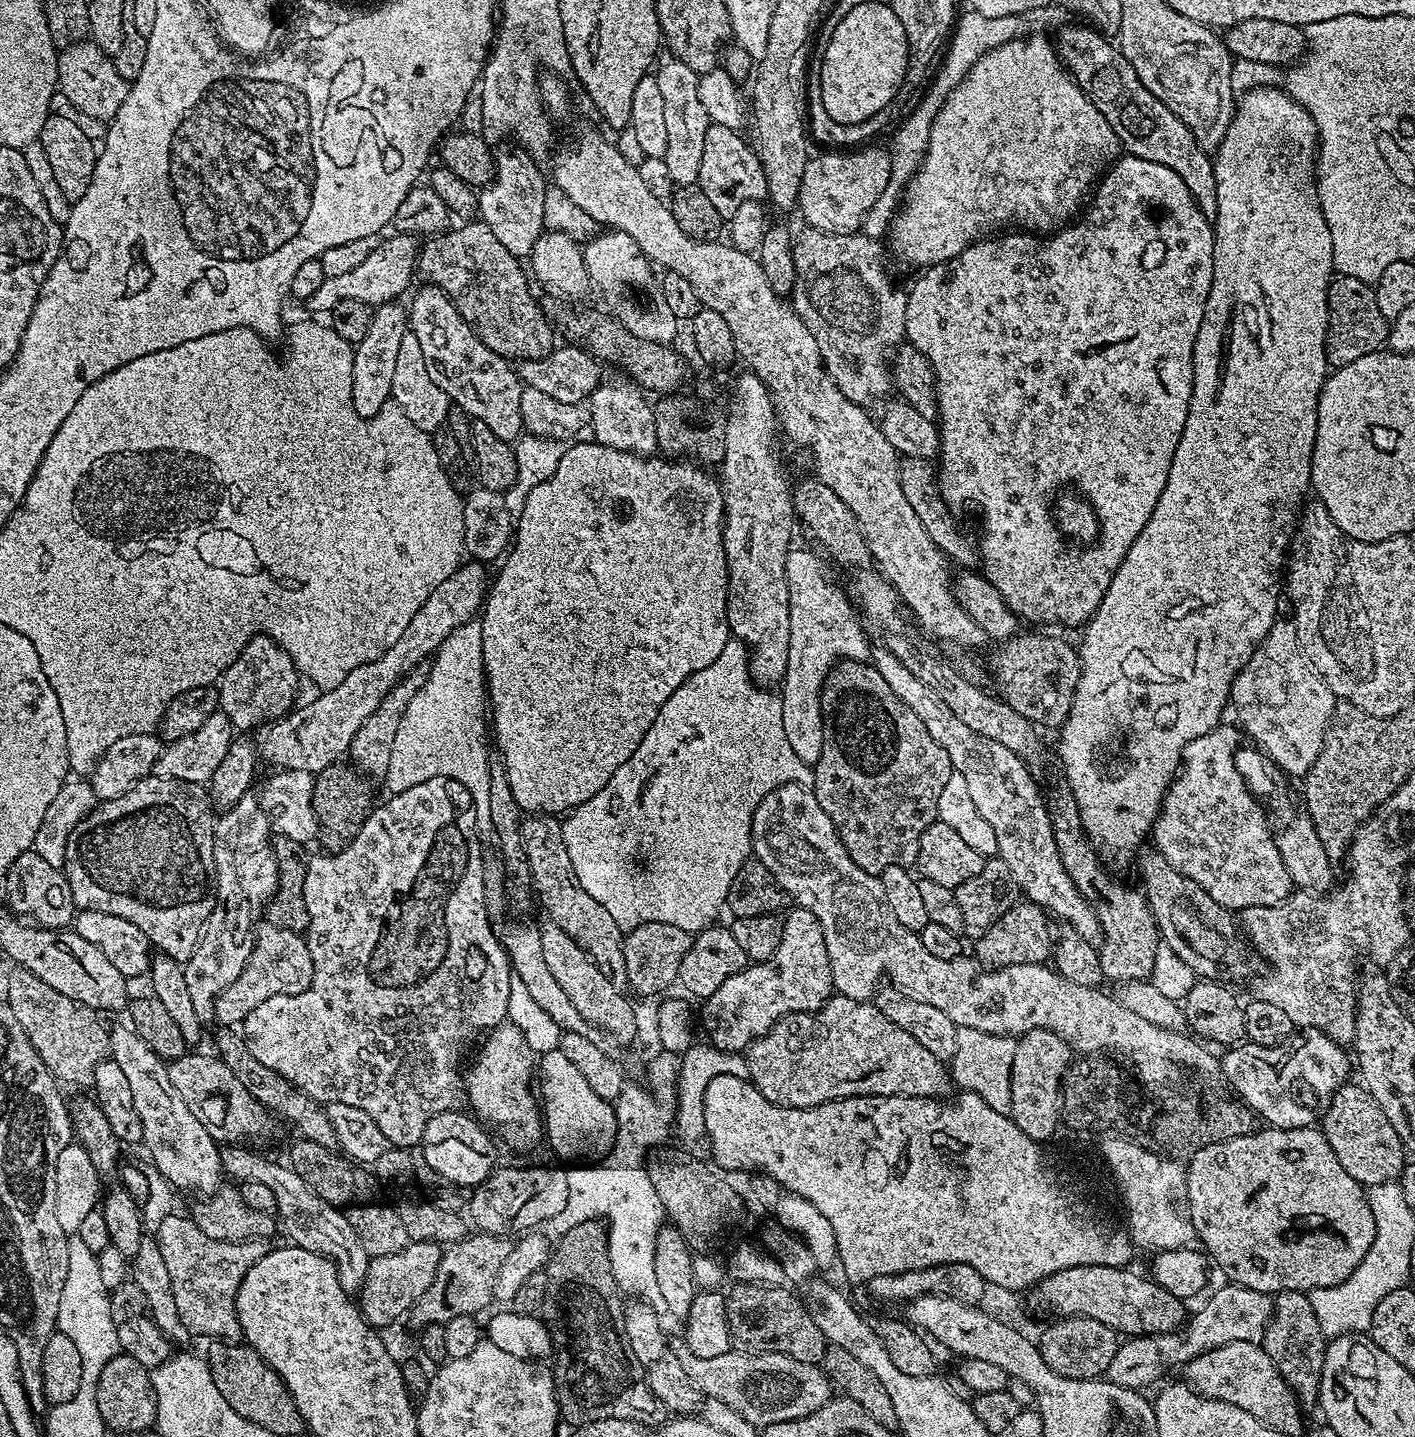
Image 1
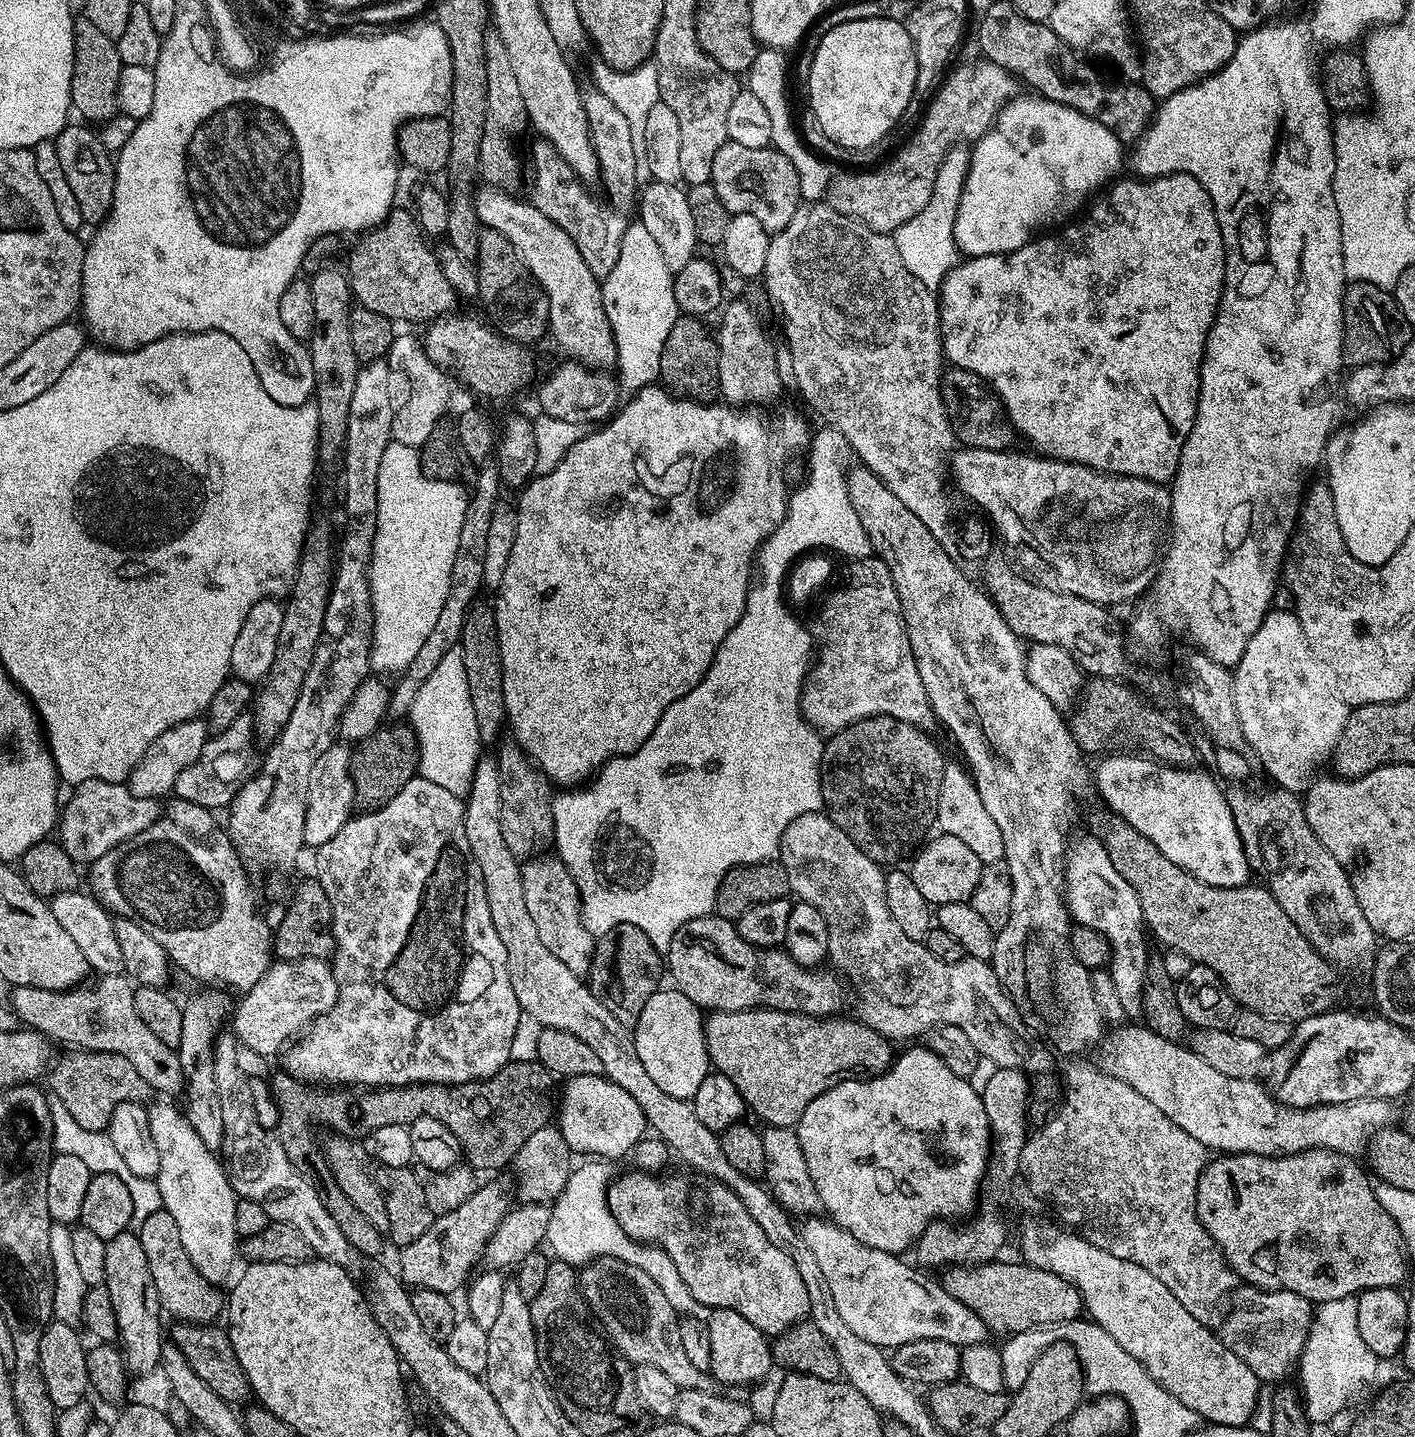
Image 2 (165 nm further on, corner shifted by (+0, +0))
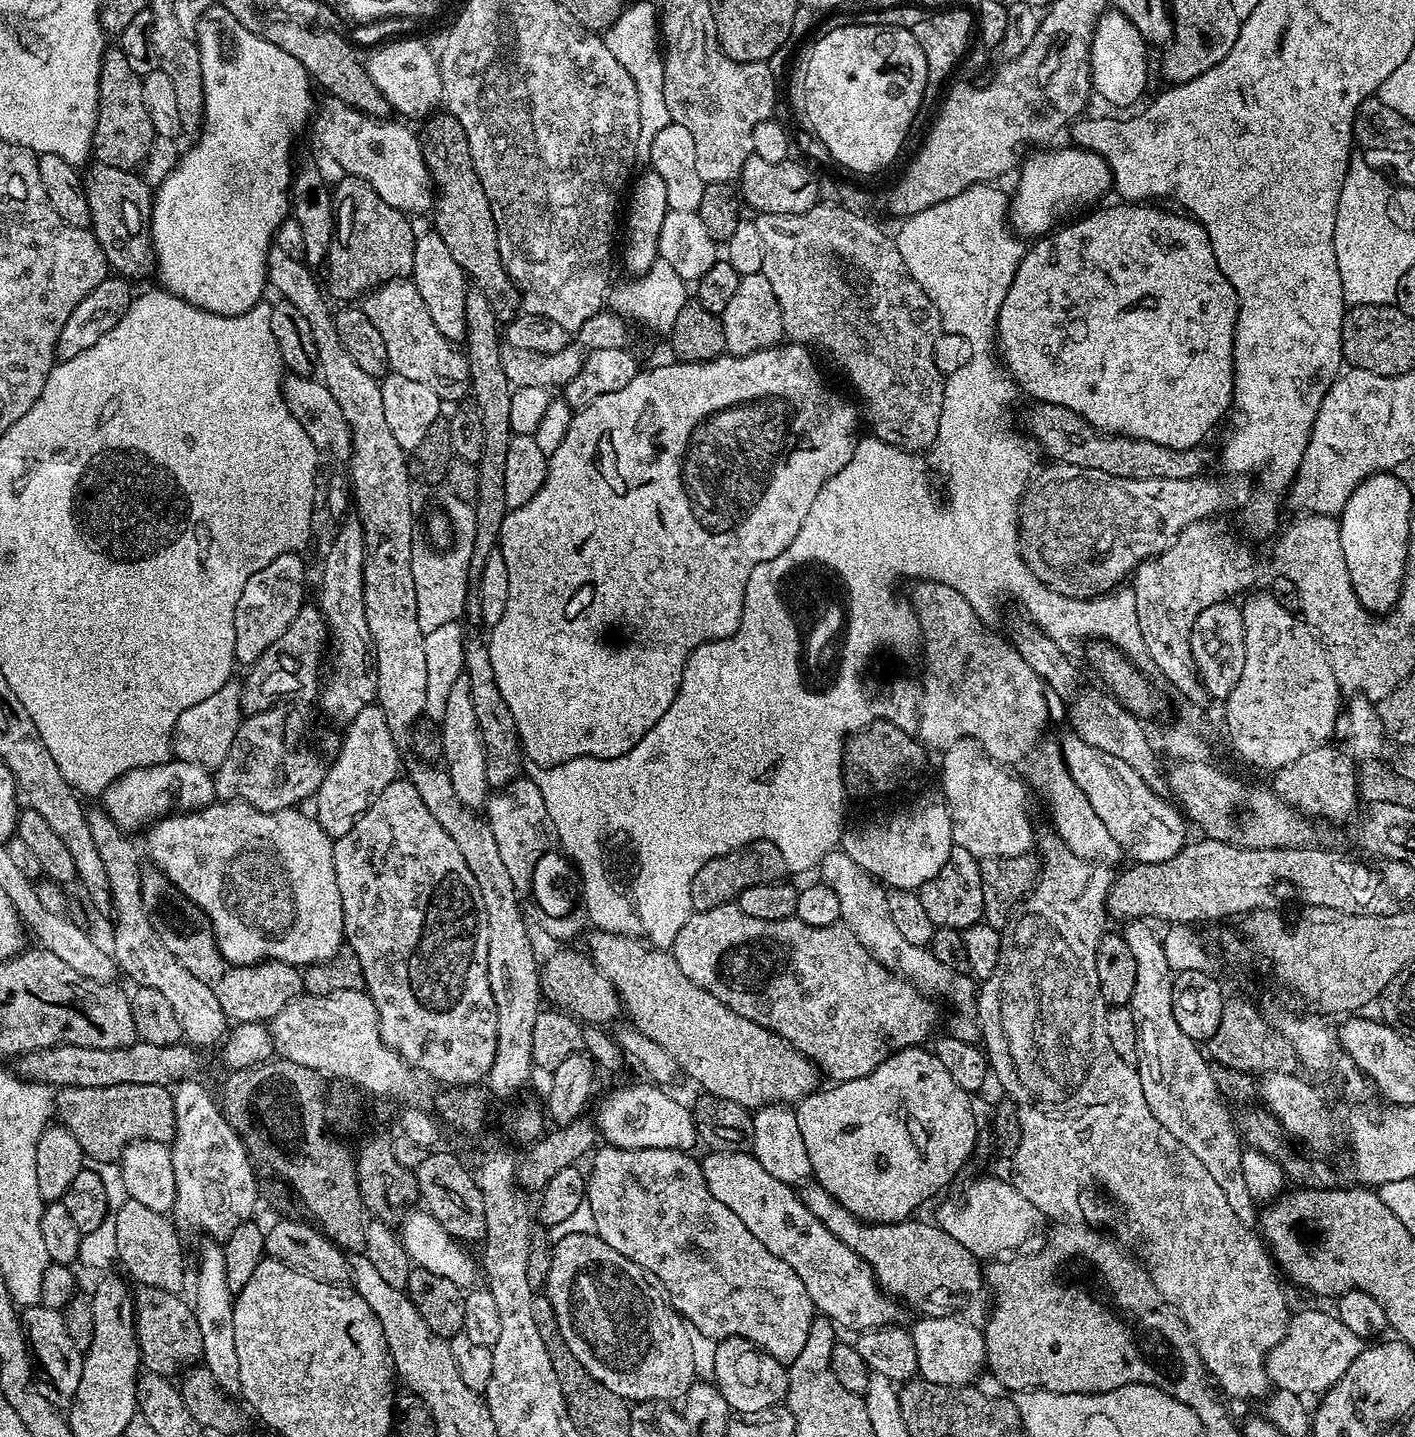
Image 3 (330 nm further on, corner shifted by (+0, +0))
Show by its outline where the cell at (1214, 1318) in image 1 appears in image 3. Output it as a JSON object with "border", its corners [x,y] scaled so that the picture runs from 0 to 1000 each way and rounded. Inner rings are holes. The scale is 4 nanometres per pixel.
{"border":[[[924,910],[911,918],[906,934],[896,941],[893,950],[897,961],[902,967],[913,968],[922,973],[924,971],[924,969],[935,970],[944,964],[946,959],[954,953],[954,948],[960,945],[964,937],[965,935],[963,930],[948,923],[941,912],[932,913],[930,910]]]}

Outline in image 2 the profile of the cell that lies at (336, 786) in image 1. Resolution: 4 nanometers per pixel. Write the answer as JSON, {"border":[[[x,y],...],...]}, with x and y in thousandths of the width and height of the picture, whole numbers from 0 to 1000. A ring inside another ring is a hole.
{"border":[[[284,502],[277,504],[278,505],[273,504],[266,507],[249,521],[248,539],[252,557],[254,562],[259,564],[269,562],[276,558],[296,537],[297,522],[293,507]]]}

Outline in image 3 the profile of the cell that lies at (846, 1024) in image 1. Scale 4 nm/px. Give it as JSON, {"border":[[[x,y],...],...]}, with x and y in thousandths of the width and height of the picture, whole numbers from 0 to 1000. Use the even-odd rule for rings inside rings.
{"border":[[[423,647],[419,649],[414,658],[414,662],[421,671],[421,674],[428,678],[428,681],[431,681],[435,686],[440,704],[447,709],[449,717],[471,731],[476,736],[480,745],[483,749],[486,748],[490,754],[495,754],[500,762],[513,764],[516,767],[522,767],[522,770],[534,772],[543,768],[562,769],[580,756],[581,747],[571,736],[559,729],[556,724],[541,717],[536,711],[524,708],[524,706],[519,706],[519,703],[505,695],[505,692],[488,683],[488,681],[482,678],[482,672],[479,672],[474,662],[462,660],[448,651]]]}

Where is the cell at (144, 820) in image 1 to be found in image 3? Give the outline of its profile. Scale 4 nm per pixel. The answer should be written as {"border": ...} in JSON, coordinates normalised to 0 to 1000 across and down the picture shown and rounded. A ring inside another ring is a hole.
{"border":[[[107,603],[105,605],[105,607],[104,605],[99,608],[99,621],[102,626],[102,631],[105,633],[105,637],[107,638],[116,656],[130,670],[131,675],[134,675],[137,681],[141,681],[142,683],[146,683],[146,686],[148,686],[151,695],[154,695],[154,700],[157,700],[162,711],[167,713],[192,711],[192,708],[196,706],[196,703],[199,703],[199,700],[213,692],[215,681],[213,674],[208,671],[203,671],[199,668],[184,668],[183,671],[164,671],[159,668],[158,665],[153,660],[153,652],[144,634],[137,628],[130,626],[112,604]]]}

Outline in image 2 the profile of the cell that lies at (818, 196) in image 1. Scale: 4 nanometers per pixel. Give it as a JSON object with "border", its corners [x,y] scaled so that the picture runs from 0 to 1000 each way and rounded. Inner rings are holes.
{"border":[[[693,41],[692,44],[681,45],[679,47],[672,48],[671,52],[656,70],[652,83],[647,87],[647,93],[640,99],[639,104],[633,109],[631,108],[627,113],[616,118],[596,118],[599,120],[595,120],[594,122],[593,120],[589,125],[584,132],[584,139],[589,147],[601,150],[608,156],[613,156],[613,159],[618,161],[632,163],[640,154],[643,154],[643,152],[646,152],[646,149],[649,149],[649,146],[652,146],[654,141],[657,141],[657,135],[660,132],[660,124],[663,124],[663,116],[666,116],[666,110],[669,110],[669,107],[676,102],[676,97],[689,99],[697,94],[707,75],[719,66],[719,54],[713,51],[708,46],[701,45],[697,41]]]}

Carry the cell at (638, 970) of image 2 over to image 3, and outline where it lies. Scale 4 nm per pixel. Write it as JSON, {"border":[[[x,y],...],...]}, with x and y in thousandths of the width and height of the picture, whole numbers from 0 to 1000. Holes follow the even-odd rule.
{"border":[[[399,658],[396,662],[393,662],[387,669],[384,669],[382,675],[382,689],[391,696],[391,699],[401,703],[404,706],[413,711],[421,714],[429,713],[429,710],[435,710],[440,707],[438,692],[435,686],[421,674],[421,671],[415,662],[406,662],[404,658]]]}

